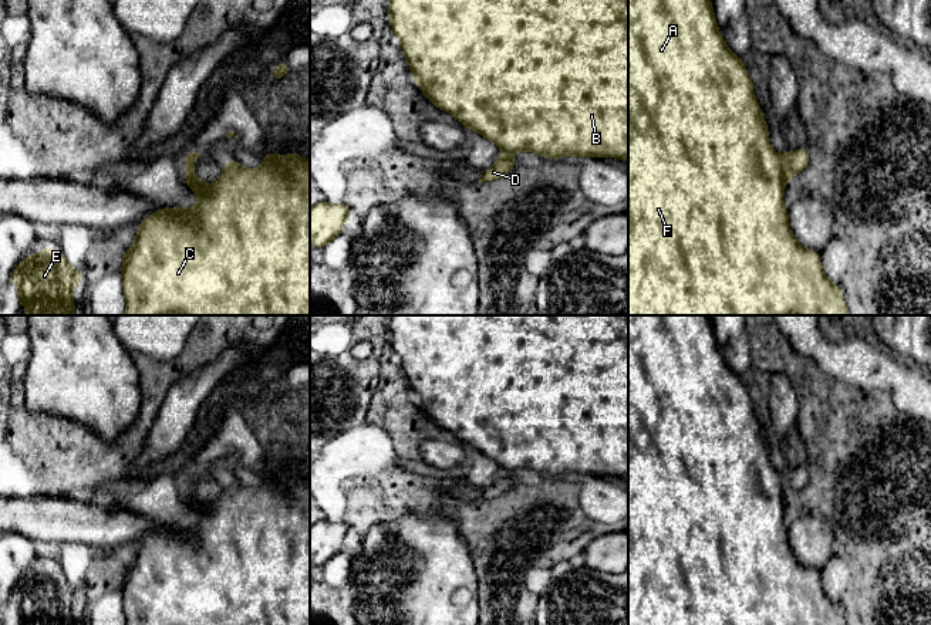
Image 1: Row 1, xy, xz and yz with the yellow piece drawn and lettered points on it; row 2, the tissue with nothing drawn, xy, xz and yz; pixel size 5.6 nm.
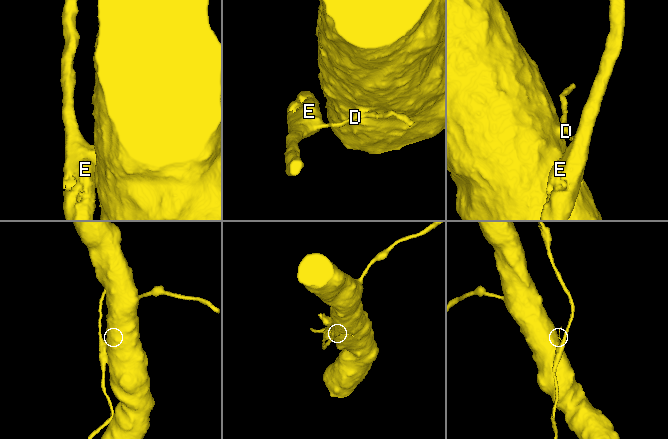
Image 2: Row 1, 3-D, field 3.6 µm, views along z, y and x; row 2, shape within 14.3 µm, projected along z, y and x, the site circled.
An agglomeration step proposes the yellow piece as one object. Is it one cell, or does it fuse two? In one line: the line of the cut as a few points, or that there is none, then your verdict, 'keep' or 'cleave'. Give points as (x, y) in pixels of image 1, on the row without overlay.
yz (785, 476), (785, 485), (790, 493) | cleave

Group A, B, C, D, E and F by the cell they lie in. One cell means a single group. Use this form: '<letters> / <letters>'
A B C F / D E

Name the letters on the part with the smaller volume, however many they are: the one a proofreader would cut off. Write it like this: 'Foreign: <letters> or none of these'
Foreign: D, E

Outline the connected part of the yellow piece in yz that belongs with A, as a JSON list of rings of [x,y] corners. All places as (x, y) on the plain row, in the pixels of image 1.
[[[628,315],[628,625],[847,625],[841,605],[834,604],[824,592],[820,572],[804,567],[792,553],[787,527],[783,524],[783,509],[790,499],[786,476],[777,473],[768,452],[760,425],[753,413],[745,384],[733,372],[719,351],[709,315]]]

